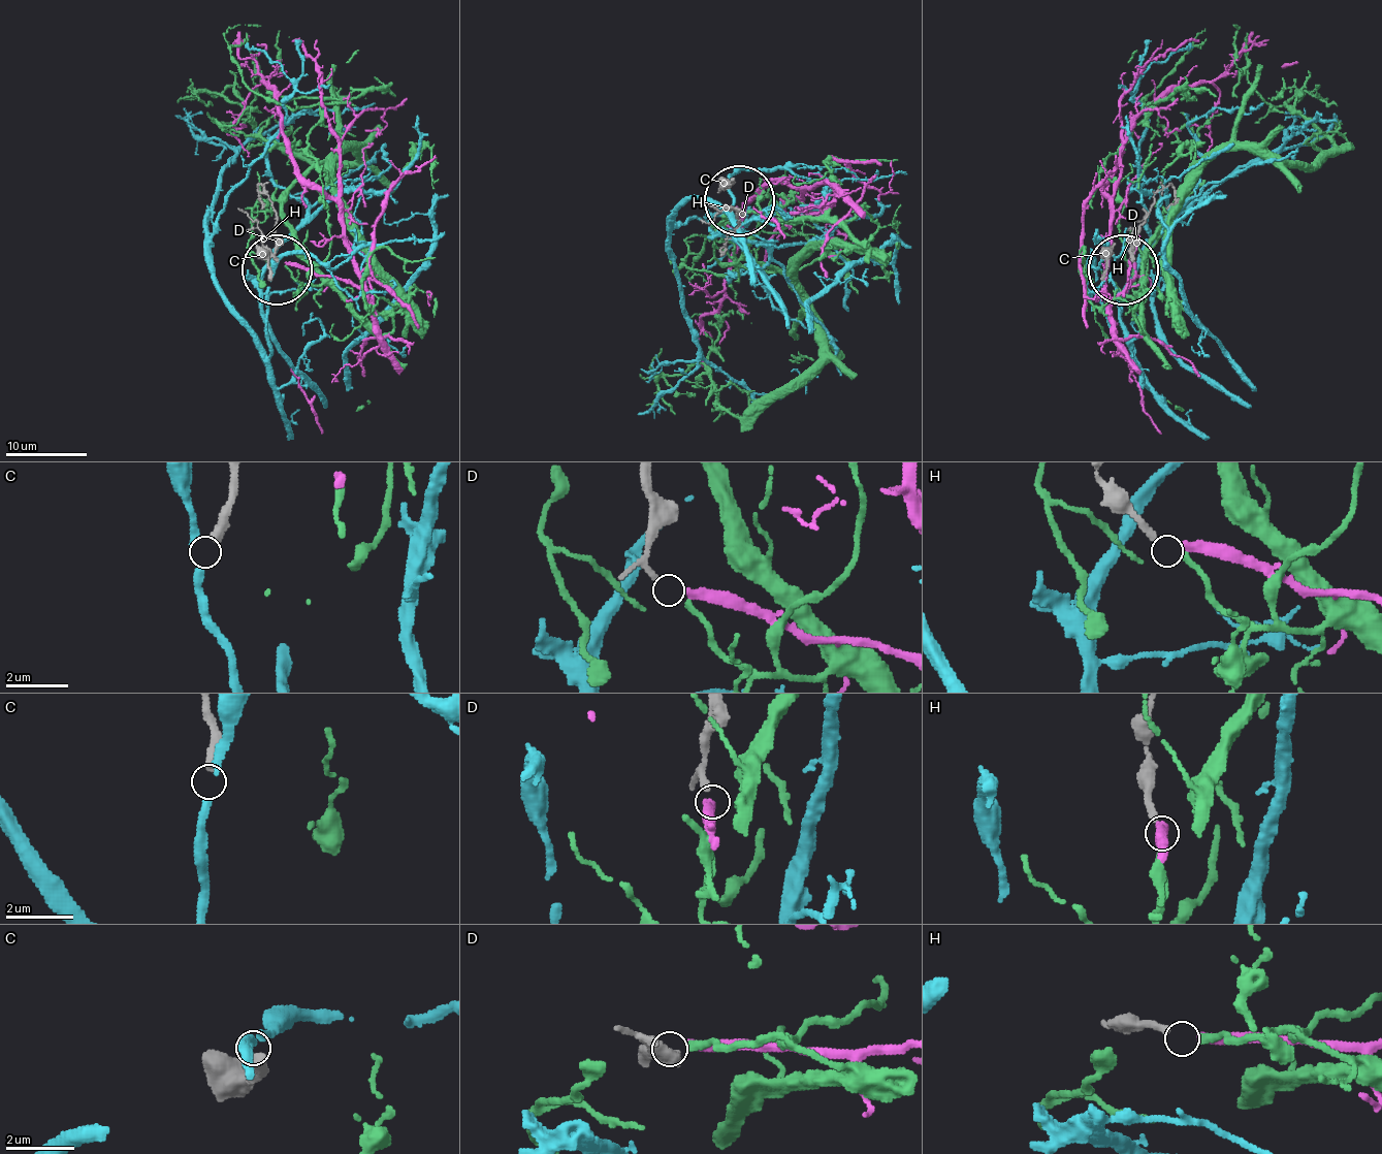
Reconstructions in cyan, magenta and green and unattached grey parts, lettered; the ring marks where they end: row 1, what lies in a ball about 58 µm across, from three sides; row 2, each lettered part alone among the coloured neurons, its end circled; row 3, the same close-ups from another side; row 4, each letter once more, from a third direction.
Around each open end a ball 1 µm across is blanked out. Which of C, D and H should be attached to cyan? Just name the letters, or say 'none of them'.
none of them

